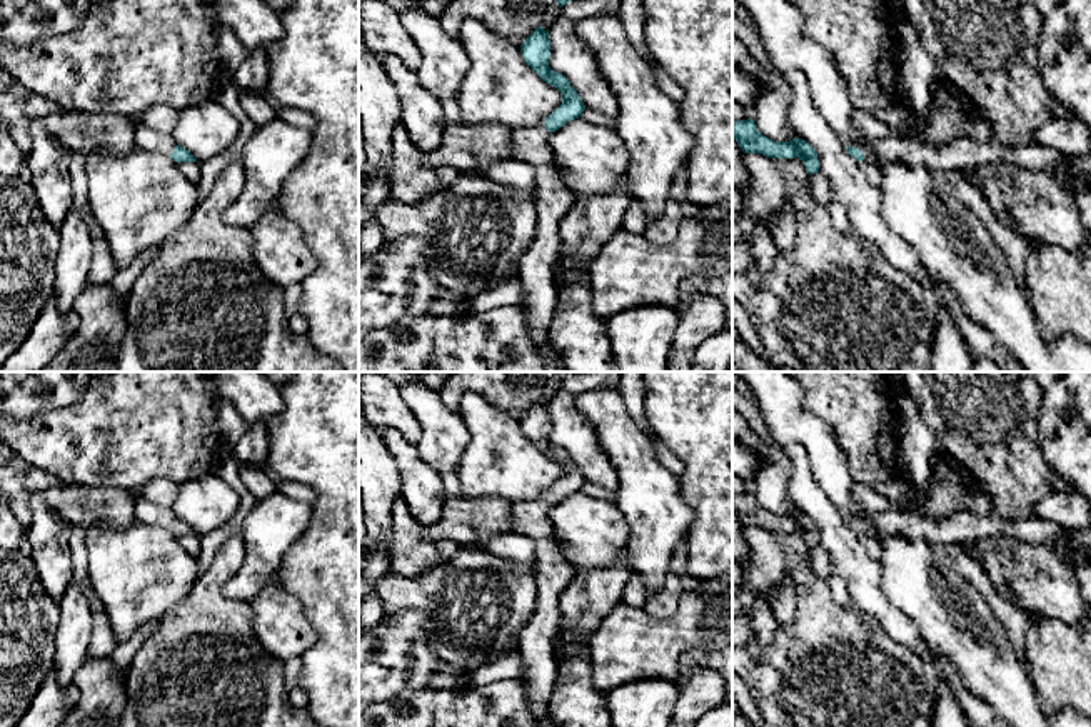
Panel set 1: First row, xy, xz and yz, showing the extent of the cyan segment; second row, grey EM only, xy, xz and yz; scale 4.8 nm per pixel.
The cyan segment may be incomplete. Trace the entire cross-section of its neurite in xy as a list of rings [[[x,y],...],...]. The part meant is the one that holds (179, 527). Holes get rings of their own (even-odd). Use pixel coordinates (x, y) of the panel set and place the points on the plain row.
[[[138,495],[135,497],[135,519],[143,524],[168,529],[178,537],[197,535],[189,524],[175,517],[172,507],[160,507]]]

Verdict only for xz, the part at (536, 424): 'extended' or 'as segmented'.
extended

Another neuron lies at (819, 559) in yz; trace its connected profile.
[[[821,545],[809,549],[811,550],[811,565],[814,574],[827,580],[831,577],[831,555]]]

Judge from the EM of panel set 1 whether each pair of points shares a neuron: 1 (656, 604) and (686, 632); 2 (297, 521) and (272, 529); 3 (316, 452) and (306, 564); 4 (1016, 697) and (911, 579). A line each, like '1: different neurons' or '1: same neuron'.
1: different neurons
2: same neuron
3: same neuron
4: same neuron

